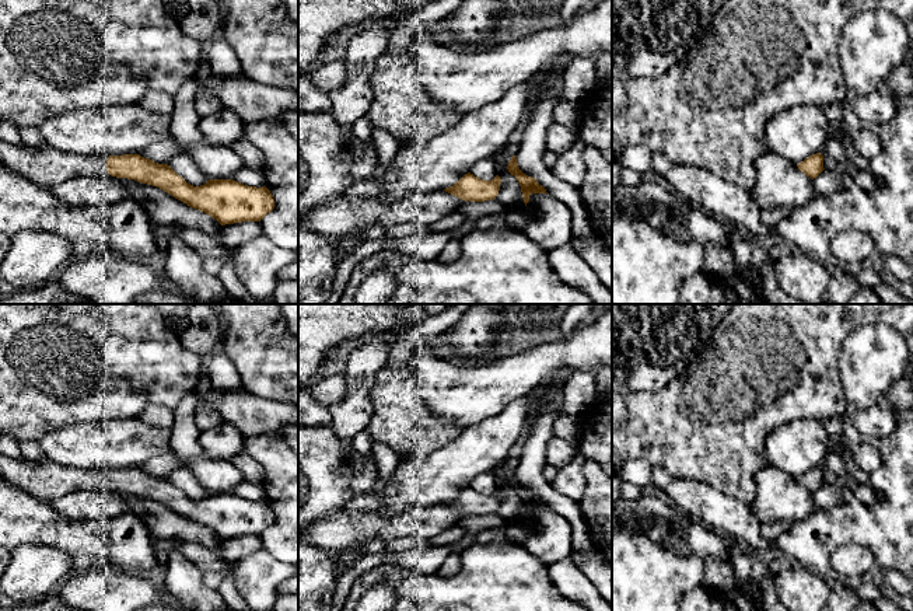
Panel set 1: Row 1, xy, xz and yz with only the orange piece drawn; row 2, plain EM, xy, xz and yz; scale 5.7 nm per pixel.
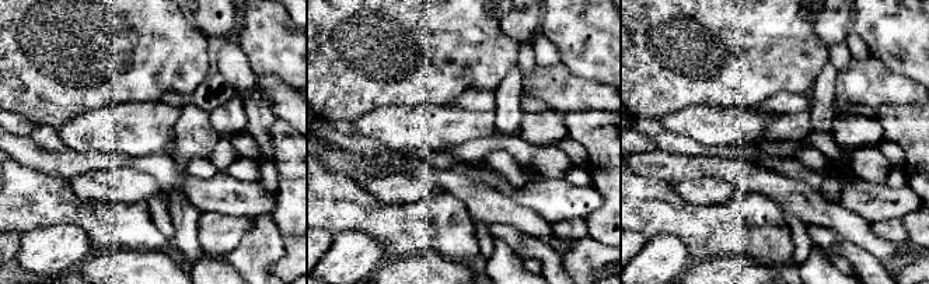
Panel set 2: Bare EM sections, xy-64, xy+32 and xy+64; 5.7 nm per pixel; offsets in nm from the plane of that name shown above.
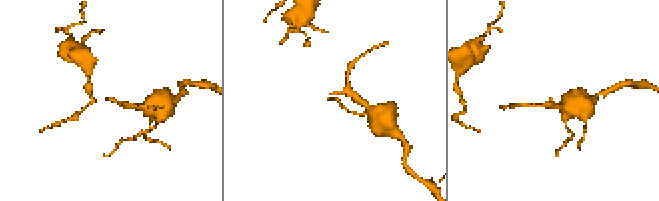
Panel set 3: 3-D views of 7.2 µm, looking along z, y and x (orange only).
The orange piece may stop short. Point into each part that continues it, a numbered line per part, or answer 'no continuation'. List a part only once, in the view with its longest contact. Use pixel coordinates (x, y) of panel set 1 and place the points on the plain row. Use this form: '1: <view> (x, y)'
1: xy (46, 481)

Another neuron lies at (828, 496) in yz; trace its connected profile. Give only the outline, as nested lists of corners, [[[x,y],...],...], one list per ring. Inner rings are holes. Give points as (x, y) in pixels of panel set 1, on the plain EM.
[[[843,481],[835,483],[823,483],[816,492],[812,493],[816,510],[830,510],[842,503]]]

